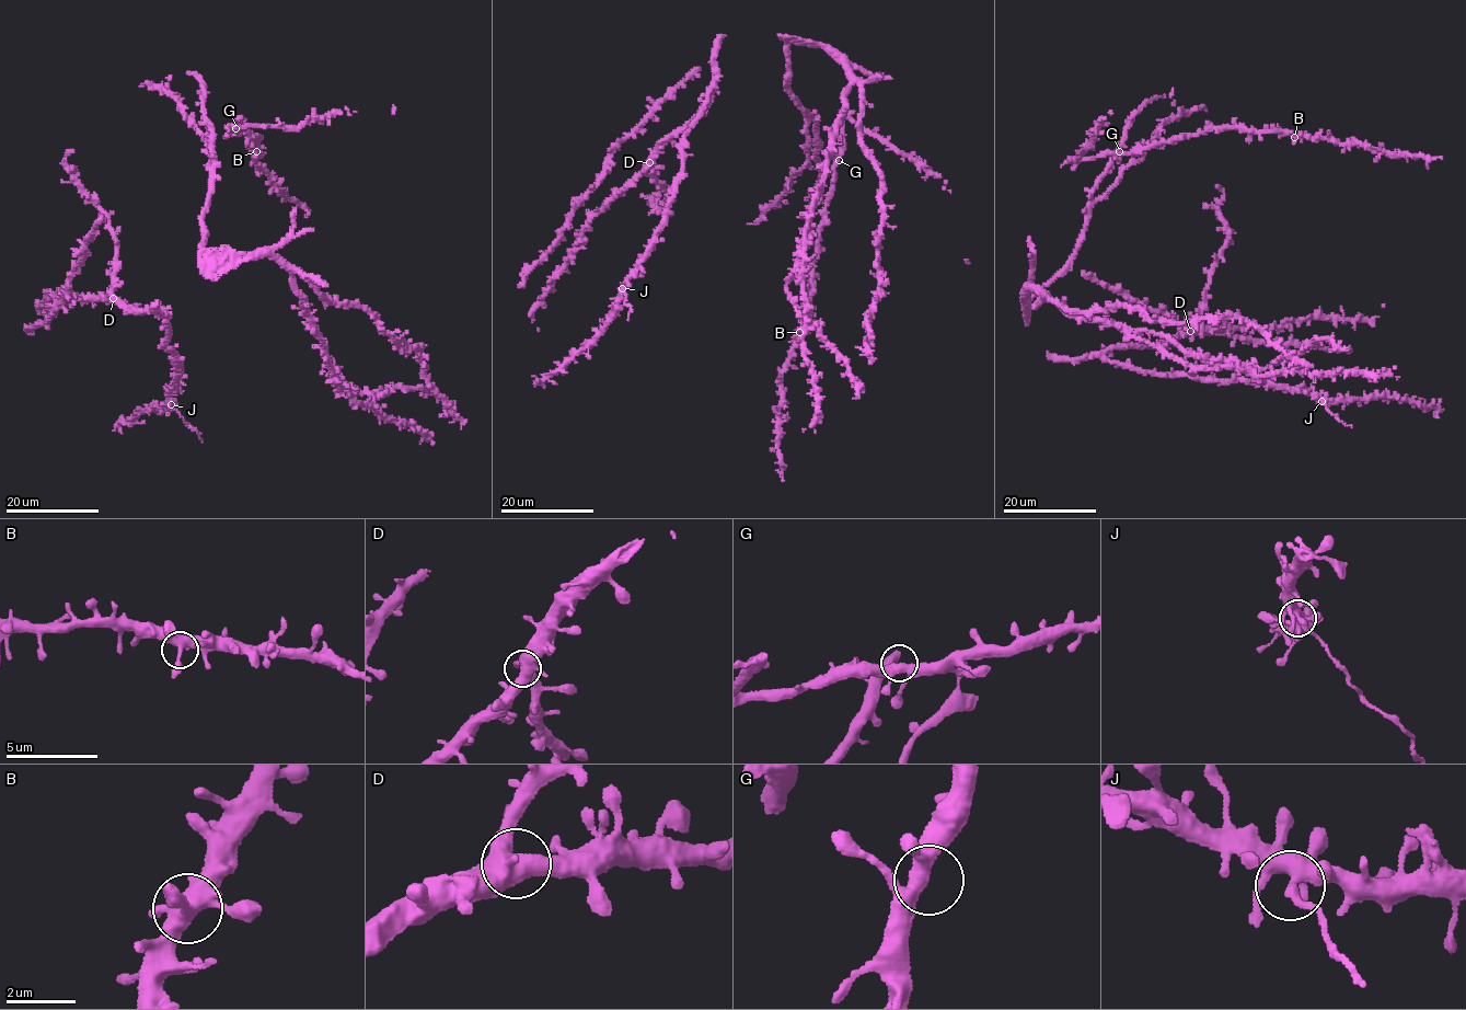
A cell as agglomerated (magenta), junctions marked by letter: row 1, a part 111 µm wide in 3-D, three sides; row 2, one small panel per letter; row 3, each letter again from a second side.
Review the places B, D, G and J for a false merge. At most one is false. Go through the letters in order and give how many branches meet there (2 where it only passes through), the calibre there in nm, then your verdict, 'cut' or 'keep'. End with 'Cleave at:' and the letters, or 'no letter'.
B: 5 | 400 nm | keep
D: 4 | 500 nm | keep
G: 4 | 380 nm | keep
J: 5 | 360 nm | cut
Cleave at: J

